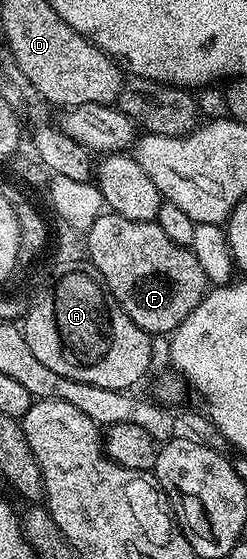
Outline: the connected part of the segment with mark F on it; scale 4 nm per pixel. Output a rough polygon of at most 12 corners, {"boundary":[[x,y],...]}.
{"boundary":[[102,214],[88,263],[131,322],[173,333],[205,297],[192,248]]}

